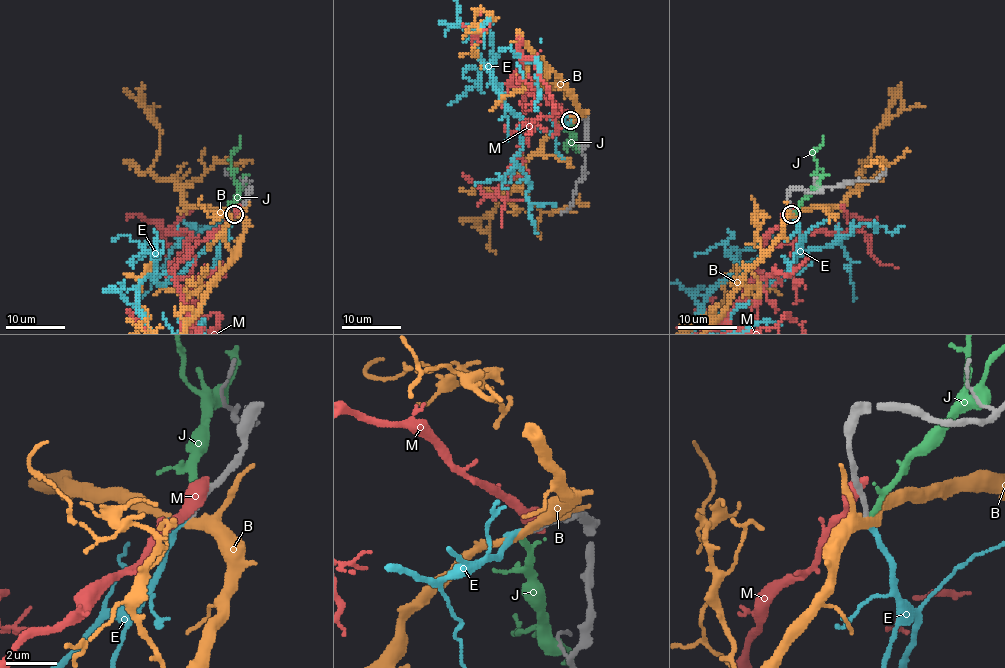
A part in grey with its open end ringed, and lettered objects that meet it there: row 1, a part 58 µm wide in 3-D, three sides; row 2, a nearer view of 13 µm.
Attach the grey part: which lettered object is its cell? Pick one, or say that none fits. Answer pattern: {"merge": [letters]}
{"merge": ["E"]}

